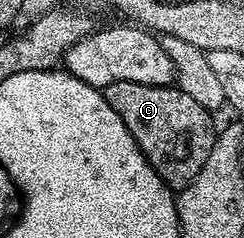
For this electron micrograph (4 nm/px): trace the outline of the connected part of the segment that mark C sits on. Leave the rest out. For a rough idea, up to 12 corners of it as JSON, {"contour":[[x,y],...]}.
{"contour":[[117,80],[109,108],[165,185],[190,184],[217,126],[175,84]]}

